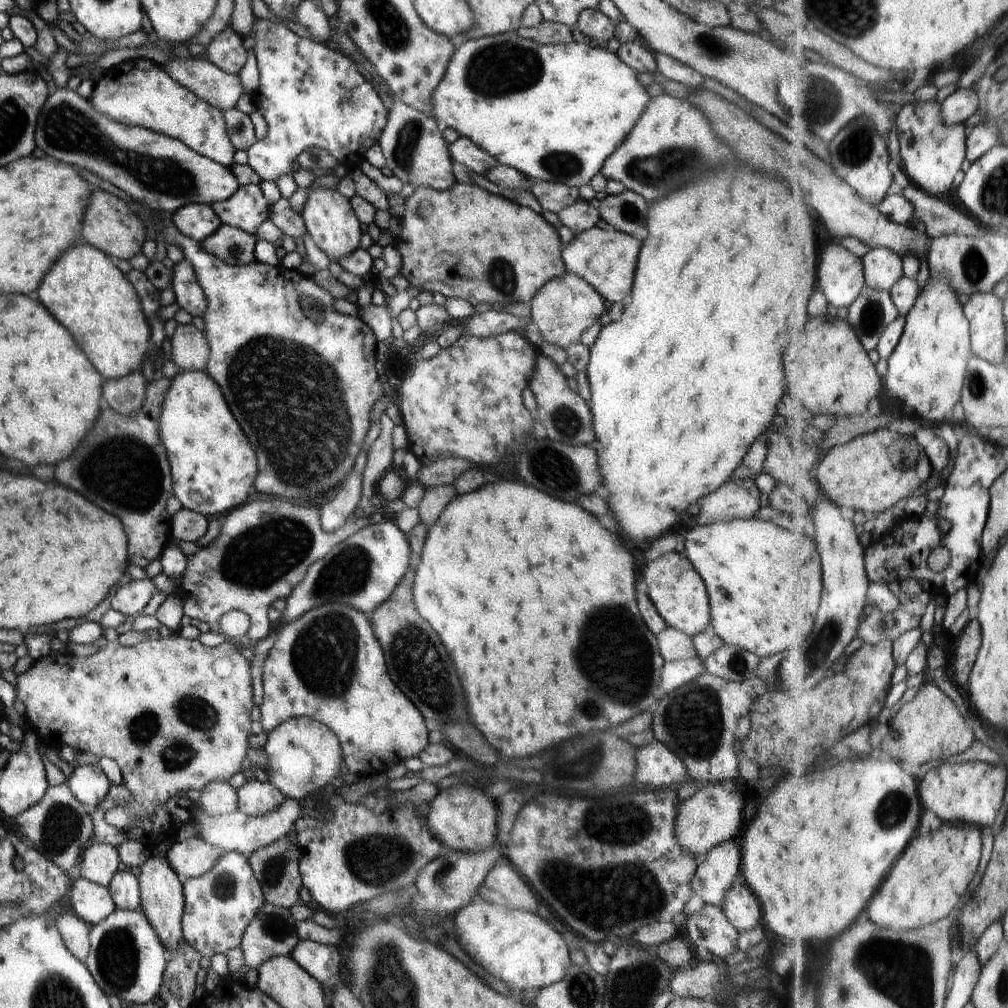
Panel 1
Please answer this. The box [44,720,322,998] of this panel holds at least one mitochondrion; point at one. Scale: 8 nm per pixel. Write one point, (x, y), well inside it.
(115, 957)

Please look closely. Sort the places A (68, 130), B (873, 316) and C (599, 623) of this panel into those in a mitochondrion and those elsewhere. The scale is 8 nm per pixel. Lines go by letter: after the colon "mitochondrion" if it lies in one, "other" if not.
A: mitochondrion
B: mitochondrion
C: mitochondrion

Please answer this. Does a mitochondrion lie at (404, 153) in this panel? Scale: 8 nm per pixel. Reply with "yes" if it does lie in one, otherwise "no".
yes

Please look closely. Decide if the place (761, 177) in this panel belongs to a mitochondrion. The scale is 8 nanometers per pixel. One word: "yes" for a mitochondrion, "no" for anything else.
no

